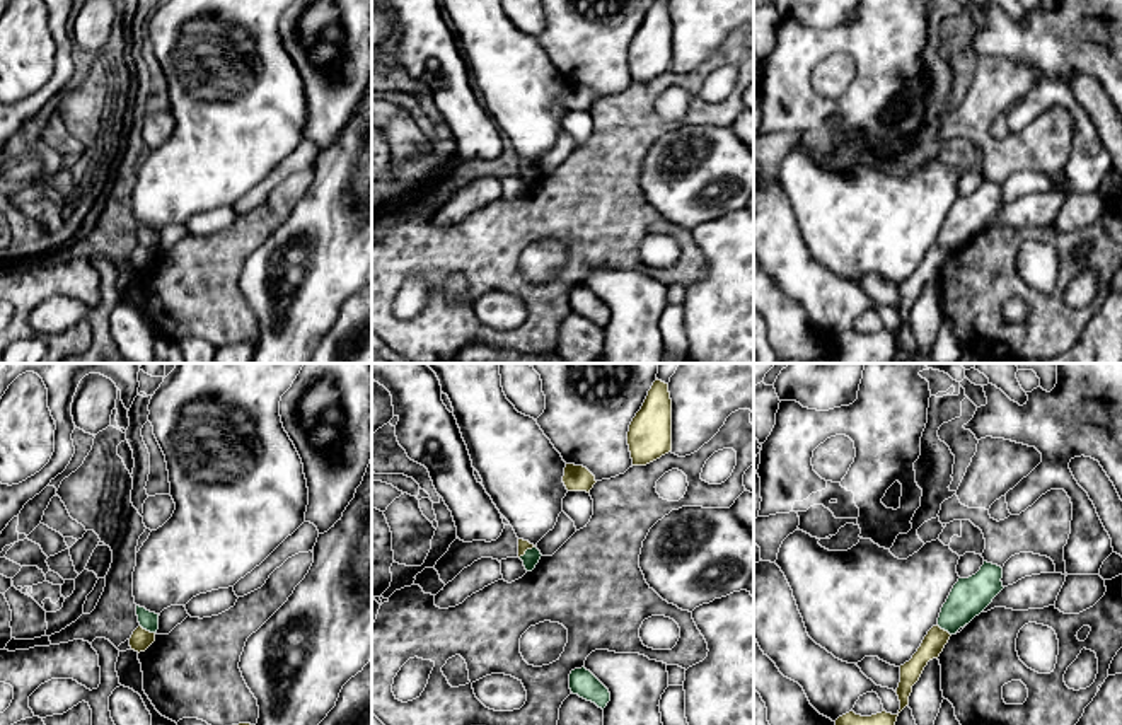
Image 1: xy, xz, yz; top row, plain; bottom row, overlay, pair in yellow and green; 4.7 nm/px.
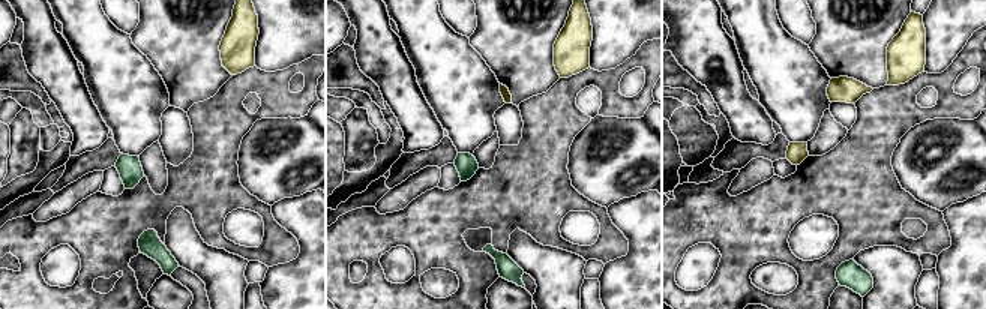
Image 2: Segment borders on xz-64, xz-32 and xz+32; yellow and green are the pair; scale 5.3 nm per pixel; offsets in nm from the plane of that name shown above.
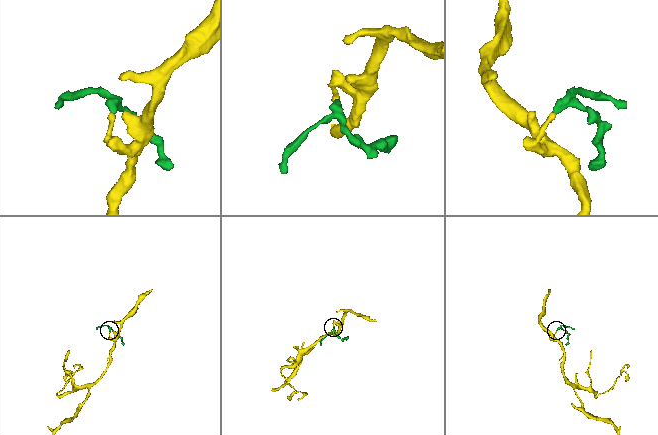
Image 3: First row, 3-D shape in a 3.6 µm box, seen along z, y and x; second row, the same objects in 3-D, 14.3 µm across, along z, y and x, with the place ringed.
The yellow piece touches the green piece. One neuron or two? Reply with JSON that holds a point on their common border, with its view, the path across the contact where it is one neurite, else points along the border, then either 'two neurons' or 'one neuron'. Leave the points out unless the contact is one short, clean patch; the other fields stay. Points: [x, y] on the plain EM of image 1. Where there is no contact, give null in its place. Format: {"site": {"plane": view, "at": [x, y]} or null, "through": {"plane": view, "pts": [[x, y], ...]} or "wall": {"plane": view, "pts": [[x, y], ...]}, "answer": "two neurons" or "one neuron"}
{"site": {"plane": "xz", "at": [526, 168]}, "wall": {"plane": "xz", "pts": [[534, 164], [519, 174]]}, "answer": "two neurons"}

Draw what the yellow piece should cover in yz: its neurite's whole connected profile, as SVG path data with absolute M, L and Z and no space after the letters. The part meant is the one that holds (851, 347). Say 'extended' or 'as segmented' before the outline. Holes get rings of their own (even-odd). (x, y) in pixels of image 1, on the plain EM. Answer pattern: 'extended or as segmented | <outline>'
as segmented | M885 328L871 334L849 329L836 338L836 357L839 363L892 363L897 334Z

